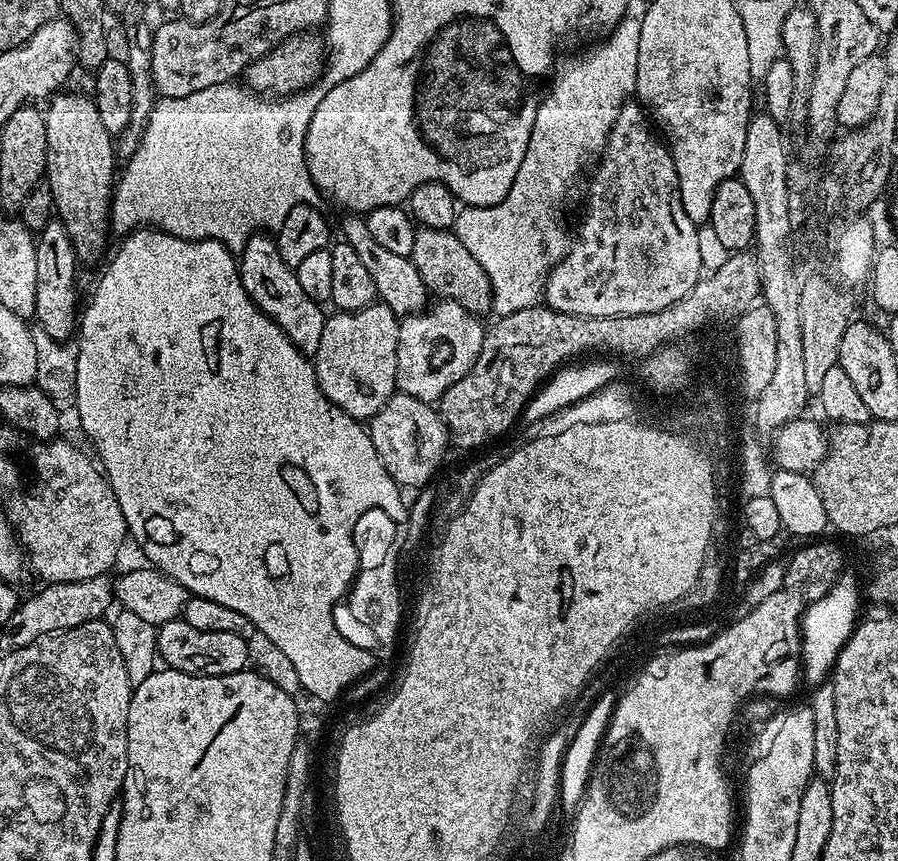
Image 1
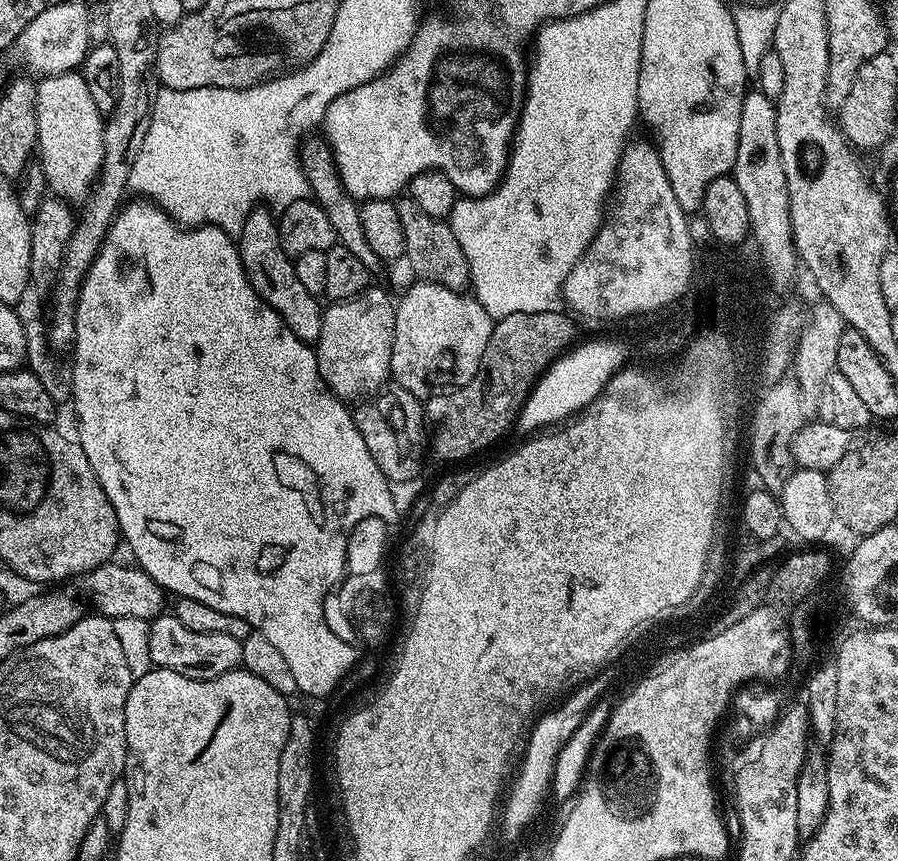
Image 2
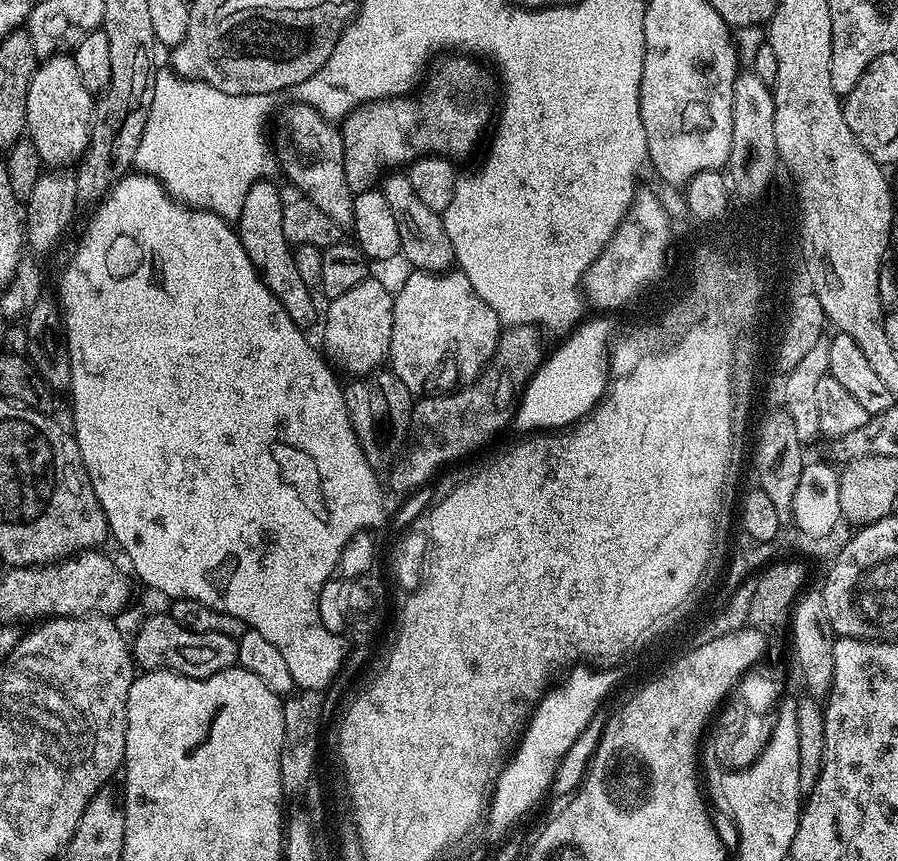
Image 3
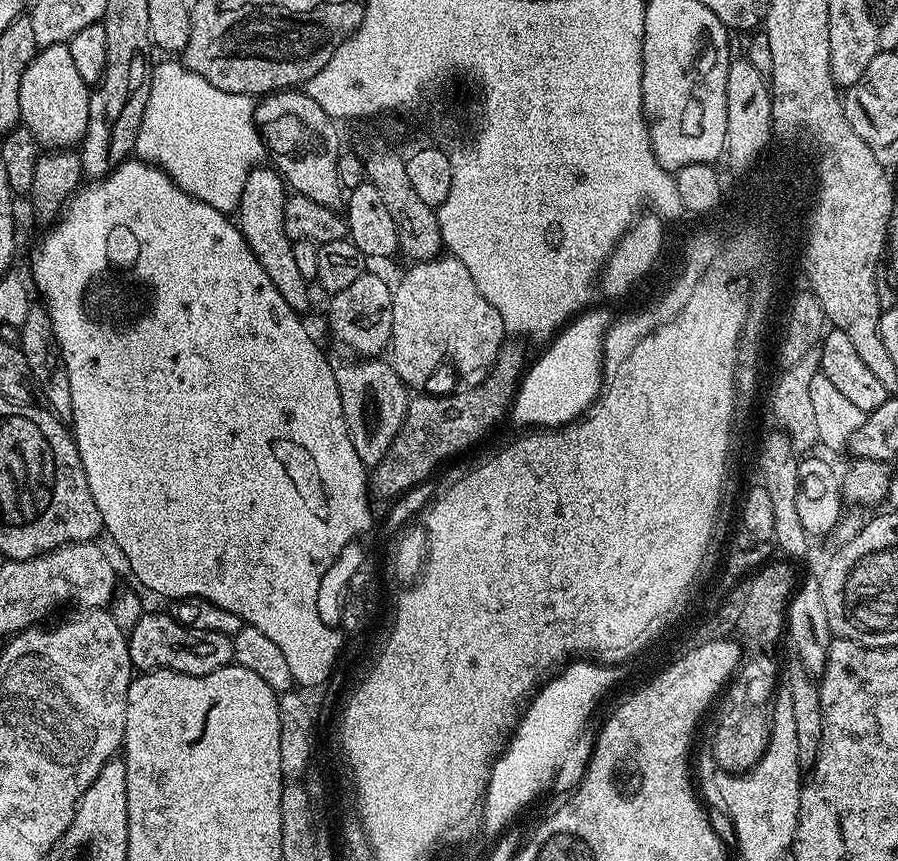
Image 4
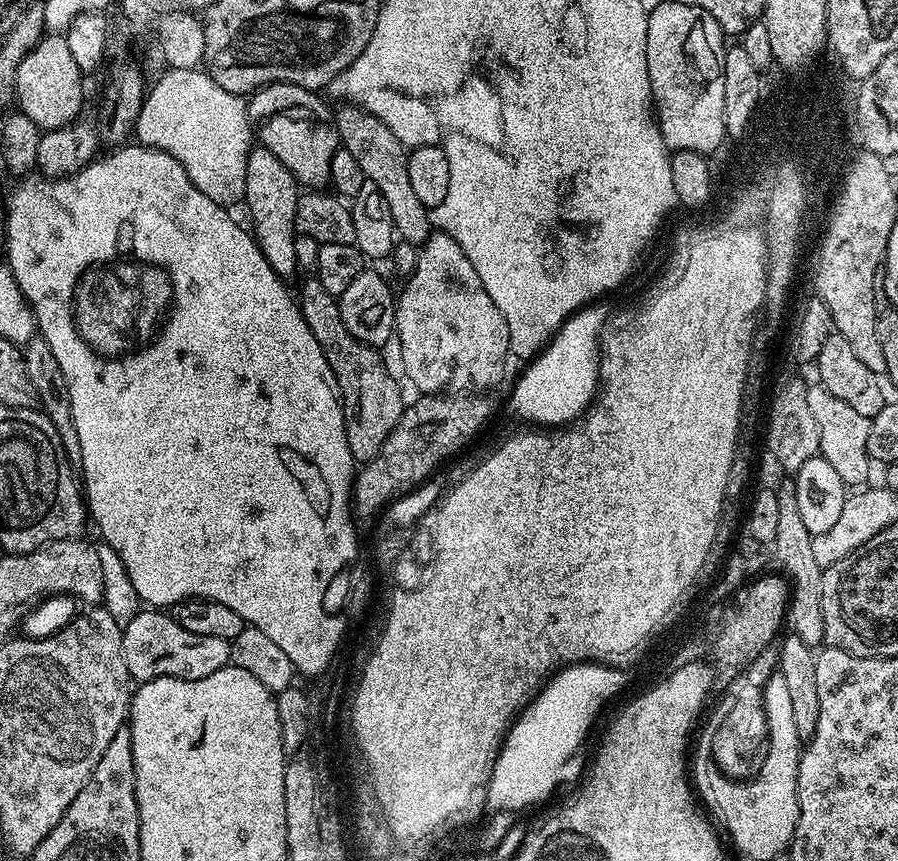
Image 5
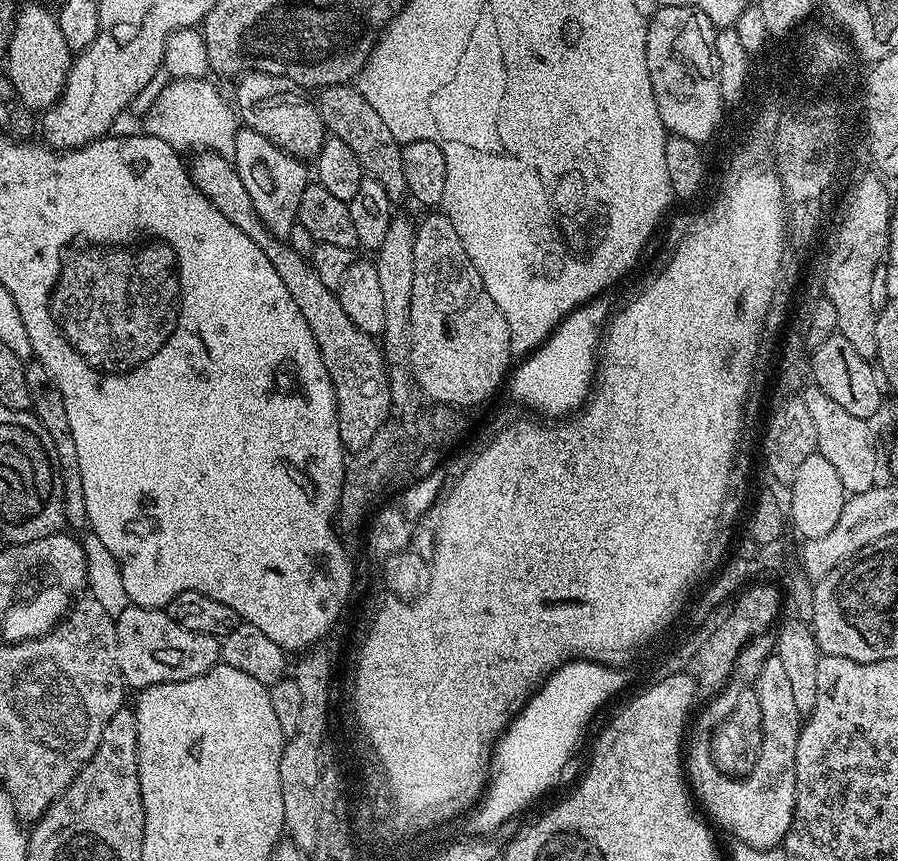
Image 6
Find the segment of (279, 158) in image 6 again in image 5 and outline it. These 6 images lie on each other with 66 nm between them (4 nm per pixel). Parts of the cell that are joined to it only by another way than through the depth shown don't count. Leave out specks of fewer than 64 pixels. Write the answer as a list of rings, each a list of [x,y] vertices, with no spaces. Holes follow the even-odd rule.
[[[263,146],[253,147],[246,162],[246,186],[244,187],[243,203],[248,204],[248,216],[252,219],[250,231],[257,246],[262,250],[266,262],[282,278],[297,275],[298,269],[294,258],[294,242],[297,238],[294,226],[294,210],[301,193],[295,178],[270,154],[270,150]]]

